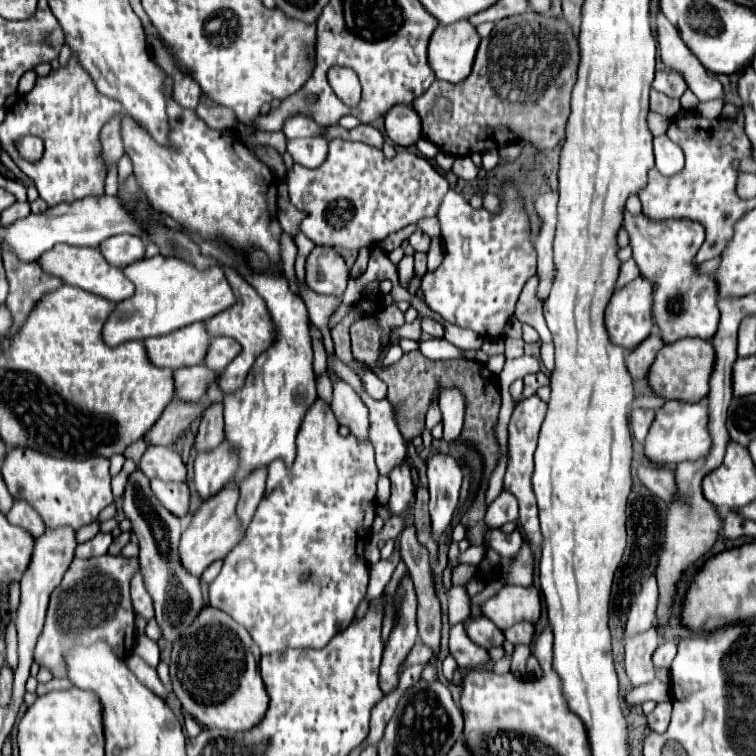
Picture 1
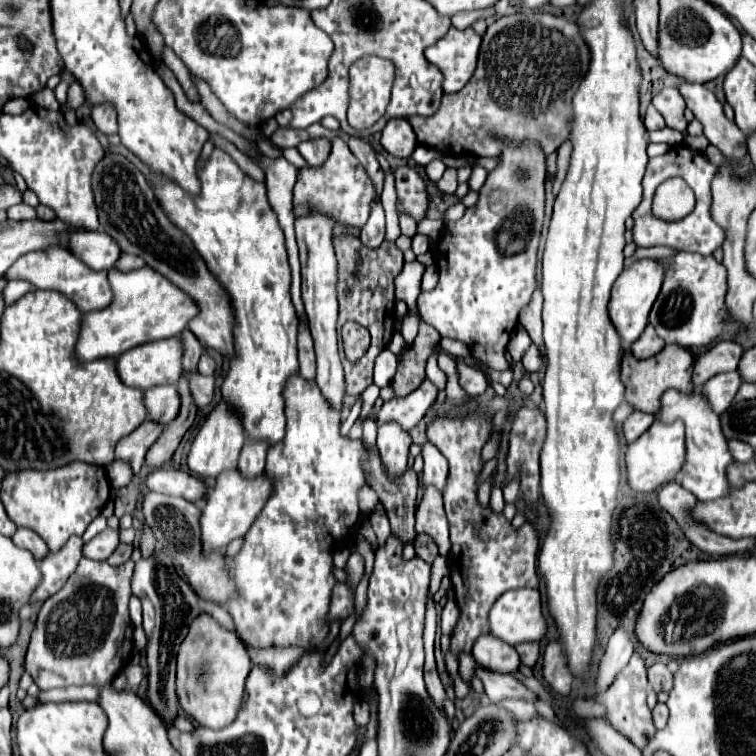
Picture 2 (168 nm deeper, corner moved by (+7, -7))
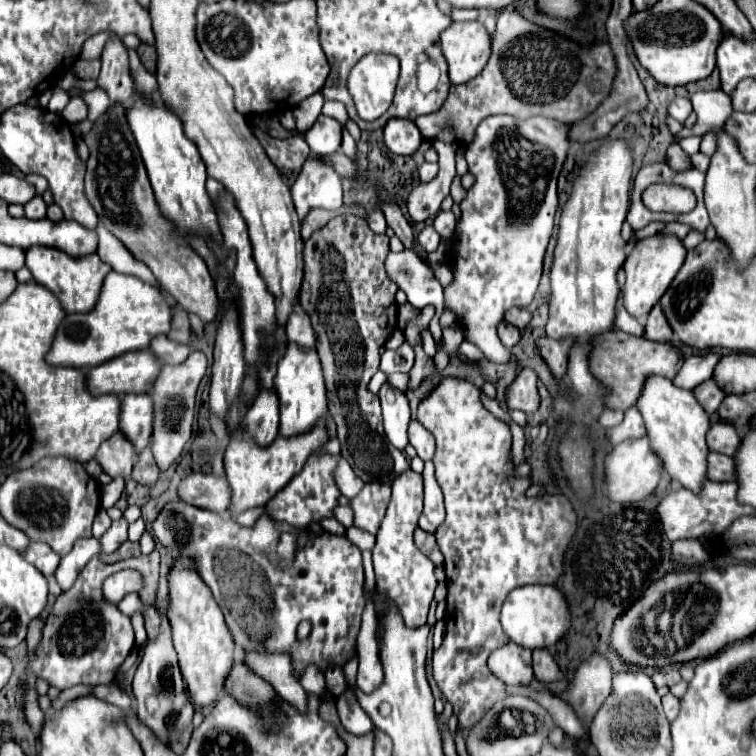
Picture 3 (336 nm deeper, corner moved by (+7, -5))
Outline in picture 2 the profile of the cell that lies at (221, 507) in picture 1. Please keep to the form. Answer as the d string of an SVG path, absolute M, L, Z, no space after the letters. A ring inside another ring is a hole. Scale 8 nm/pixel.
M229 470L225 474L221 474L217 478L215 486L211 488L209 496L207 496L207 502L205 502L205 508L201 512L201 520L199 520L199 524L201 524L201 546L203 546L201 552L203 554L211 554L213 550L221 552L221 550L225 550L225 546L231 540L243 538L269 498L271 482L267 480L265 474L255 478L255 480L247 480L237 472L239 470Z

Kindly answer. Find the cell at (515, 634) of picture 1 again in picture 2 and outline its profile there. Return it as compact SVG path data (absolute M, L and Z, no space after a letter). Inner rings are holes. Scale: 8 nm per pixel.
M523 642L523 644L515 644L515 650L521 658L523 664L527 664L529 668L535 666L537 658L539 658L539 642Z

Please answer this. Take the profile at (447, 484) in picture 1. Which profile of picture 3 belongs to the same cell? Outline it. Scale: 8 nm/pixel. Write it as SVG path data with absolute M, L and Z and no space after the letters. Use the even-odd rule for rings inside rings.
M411 418L411 422L409 422L409 444L417 450L417 456L423 462L431 460L435 454L433 434L425 426L421 426L421 422L417 418Z

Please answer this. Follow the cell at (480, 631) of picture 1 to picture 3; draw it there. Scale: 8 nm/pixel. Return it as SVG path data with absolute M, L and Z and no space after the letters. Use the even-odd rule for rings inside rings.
M513 642L497 648L489 656L489 668L509 686L527 686L535 680L531 666L531 650Z

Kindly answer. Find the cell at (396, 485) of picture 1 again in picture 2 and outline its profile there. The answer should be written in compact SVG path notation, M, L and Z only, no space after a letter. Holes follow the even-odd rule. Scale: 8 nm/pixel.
M383 424L377 434L377 448L381 456L381 464L385 466L387 478L395 480L407 470L411 438L397 424Z

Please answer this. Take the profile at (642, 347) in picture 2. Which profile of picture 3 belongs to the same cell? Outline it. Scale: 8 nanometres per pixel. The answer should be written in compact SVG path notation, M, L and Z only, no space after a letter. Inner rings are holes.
M655 304L645 324L645 338L655 342L665 342L665 340L671 340L671 336L673 336L673 330L669 328L665 314L661 312L661 304Z

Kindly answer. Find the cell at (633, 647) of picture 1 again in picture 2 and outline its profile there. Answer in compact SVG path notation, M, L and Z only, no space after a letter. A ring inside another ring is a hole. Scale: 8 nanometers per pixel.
M639 652L633 654L633 658L629 660L629 664L617 674L617 680L599 696L595 696L597 702L605 704L607 708L607 718L611 722L611 726L615 730L619 730L621 734L625 734L635 746L643 748L647 744L647 740L655 734L655 726L651 720L651 710L645 704L647 698L647 670L645 670L645 660Z

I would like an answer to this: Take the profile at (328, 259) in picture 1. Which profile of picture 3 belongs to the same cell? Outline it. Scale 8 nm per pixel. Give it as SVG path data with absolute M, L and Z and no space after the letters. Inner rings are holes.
M313 154L305 160L291 194L301 220L311 208L337 210L343 204L341 178L333 168L329 168L329 164L325 164L323 156Z

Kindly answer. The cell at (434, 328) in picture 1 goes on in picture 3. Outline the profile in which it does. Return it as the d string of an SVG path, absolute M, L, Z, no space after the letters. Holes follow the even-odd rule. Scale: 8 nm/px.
M463 340L463 344L461 344L461 352L469 358L469 360L473 360L473 362L481 362L485 356L481 356L481 350L475 346L475 344L469 344L467 340Z

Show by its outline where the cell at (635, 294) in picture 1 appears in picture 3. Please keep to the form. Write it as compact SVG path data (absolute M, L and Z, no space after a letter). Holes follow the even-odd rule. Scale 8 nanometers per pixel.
M655 234L649 238L643 238L635 244L631 254L625 260L625 272L627 272L627 282L623 286L623 304L631 316L637 320L645 320L649 310L659 302L659 298L665 294L669 288L671 280L677 276L679 268L683 266L685 260L685 246L683 242L673 236L673 234Z

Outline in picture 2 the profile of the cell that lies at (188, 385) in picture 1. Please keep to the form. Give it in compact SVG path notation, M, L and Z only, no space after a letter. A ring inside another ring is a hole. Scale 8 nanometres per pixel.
M165 384L145 390L145 406L153 420L169 424L173 418L177 418L181 408L181 396L177 392L177 386Z

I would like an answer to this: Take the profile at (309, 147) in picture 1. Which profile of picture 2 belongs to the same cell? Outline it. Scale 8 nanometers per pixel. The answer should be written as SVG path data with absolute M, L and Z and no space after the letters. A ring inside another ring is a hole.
M313 138L313 140L301 142L297 146L297 150L307 160L309 166L321 166L327 160L327 156L329 156L331 142L325 140L325 138Z

